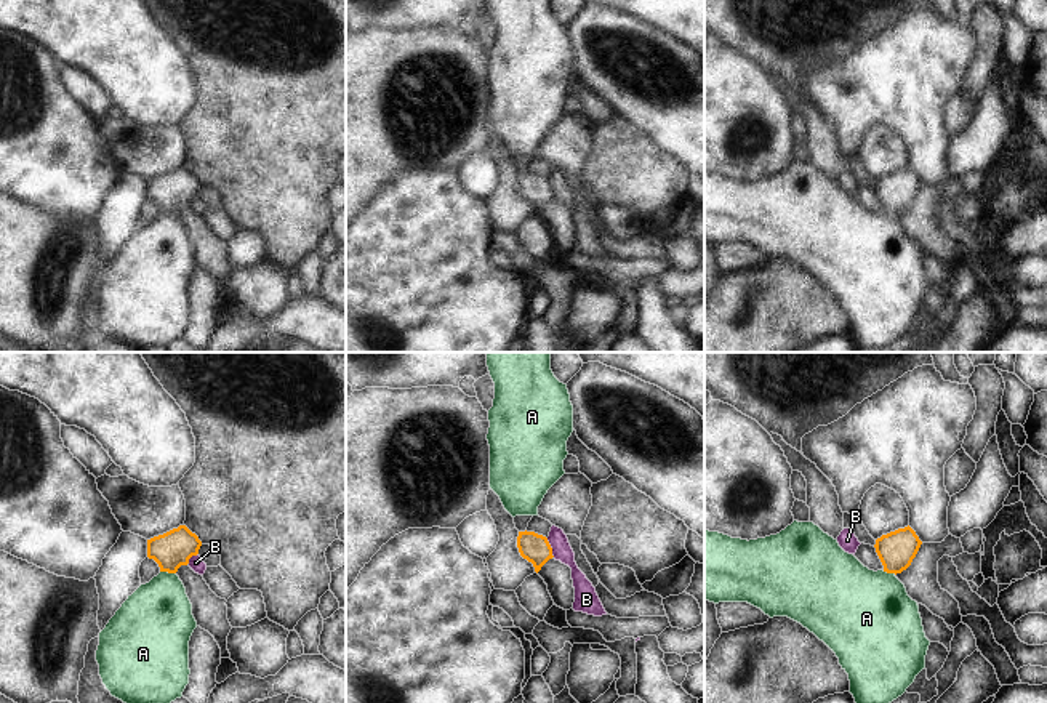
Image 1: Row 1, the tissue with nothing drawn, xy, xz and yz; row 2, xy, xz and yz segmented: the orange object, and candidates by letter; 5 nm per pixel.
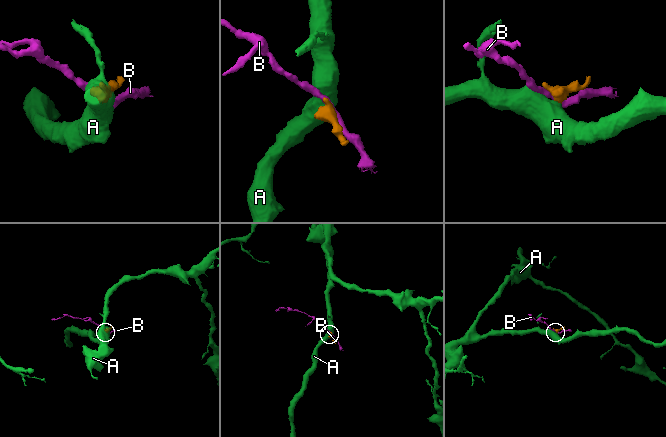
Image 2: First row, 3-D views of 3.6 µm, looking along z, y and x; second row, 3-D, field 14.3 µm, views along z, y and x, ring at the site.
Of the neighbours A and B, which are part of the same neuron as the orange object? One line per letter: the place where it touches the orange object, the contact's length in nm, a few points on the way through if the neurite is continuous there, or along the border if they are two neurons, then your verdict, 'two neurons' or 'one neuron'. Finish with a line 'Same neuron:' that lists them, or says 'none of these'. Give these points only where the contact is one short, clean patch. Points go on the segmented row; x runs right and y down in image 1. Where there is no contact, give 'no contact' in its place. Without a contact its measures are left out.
A: contact xy (168, 572); length 80 nm; way xy (172, 550), (168, 572), (156, 620); one neuron
B: contact xz (551, 548); length 100 nm; border xz (546, 538), (554, 556); two neurons
Same neuron: A

